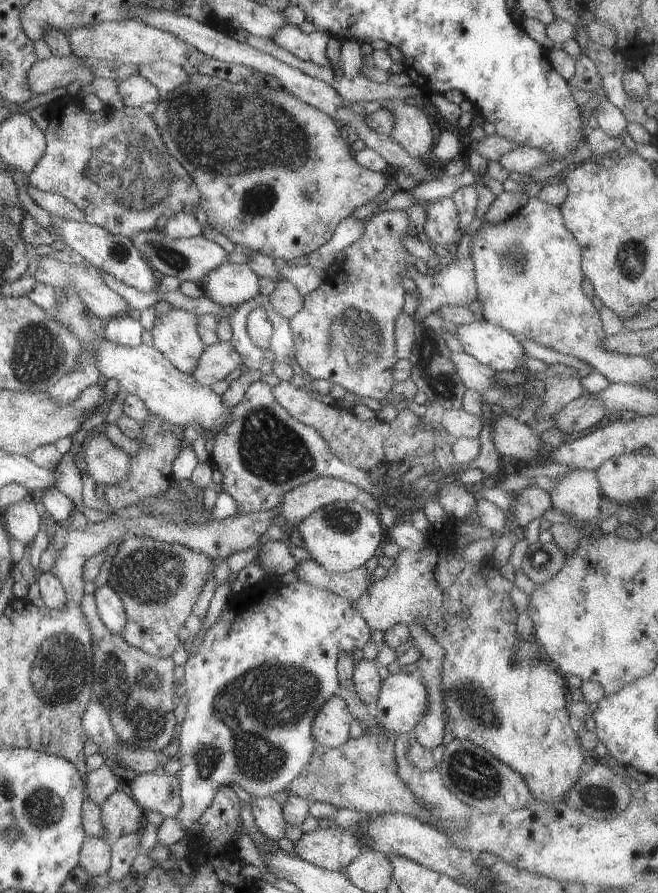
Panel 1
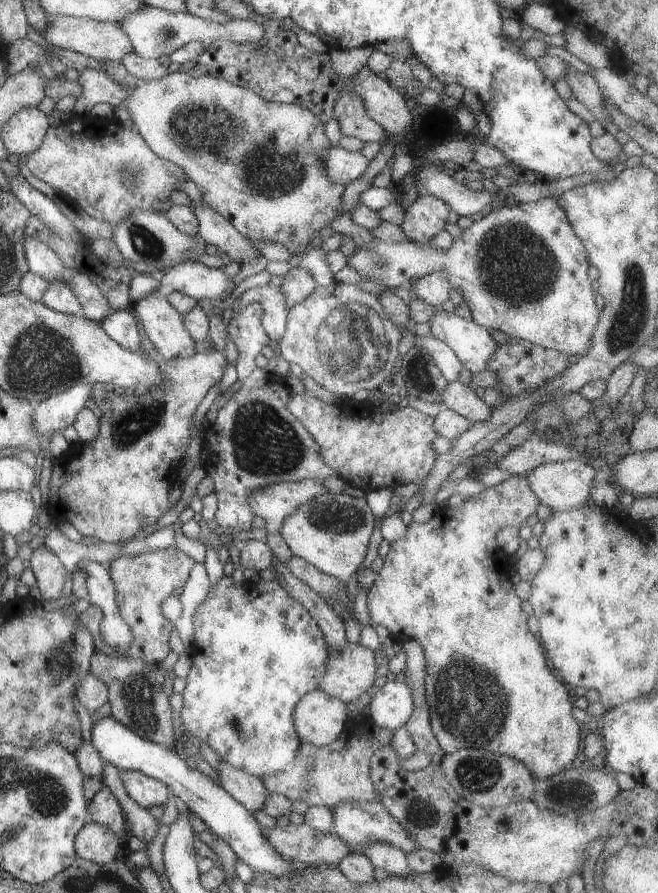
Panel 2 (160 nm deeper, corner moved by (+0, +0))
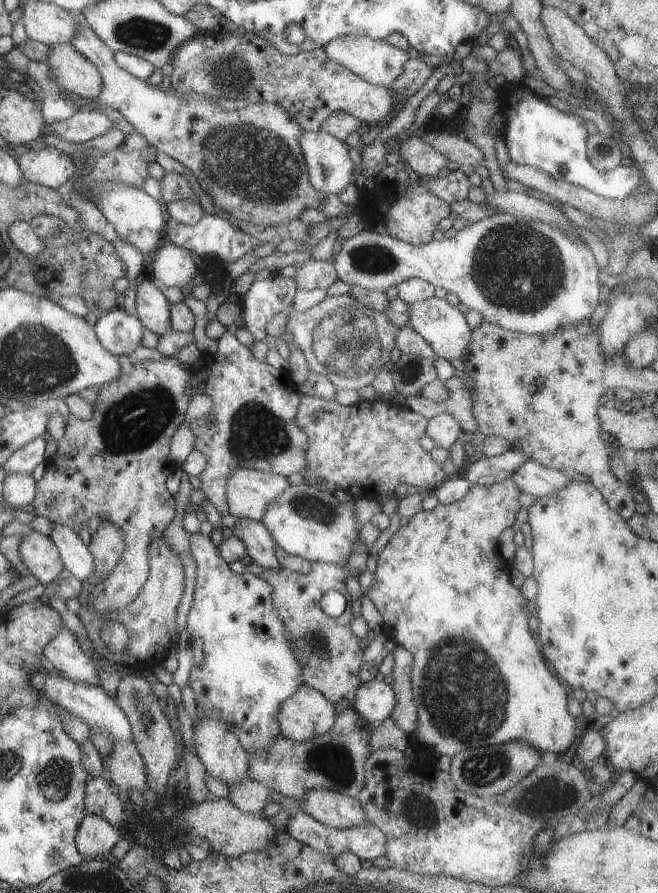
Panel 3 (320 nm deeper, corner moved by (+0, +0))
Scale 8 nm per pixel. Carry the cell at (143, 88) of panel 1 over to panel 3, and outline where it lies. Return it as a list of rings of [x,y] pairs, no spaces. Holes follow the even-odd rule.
[[[49,46],[45,61],[49,64],[50,77],[59,89],[85,99],[95,100],[99,96],[102,81],[97,68],[71,46]]]

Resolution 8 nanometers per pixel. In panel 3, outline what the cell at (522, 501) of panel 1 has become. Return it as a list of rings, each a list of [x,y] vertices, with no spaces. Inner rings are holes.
[[[505,478],[488,486],[472,485],[461,500],[457,500],[453,504],[438,503],[429,511],[421,510],[411,516],[407,524],[403,524],[395,530],[395,534],[378,554],[377,567],[366,595],[383,619],[383,630],[391,630],[389,638],[393,638],[395,645],[409,650],[413,656],[411,694],[417,704],[417,724],[415,724],[415,730],[409,734],[409,739],[413,740],[415,746],[431,748],[435,755],[447,755],[451,758],[464,749],[497,746],[497,744],[505,744],[505,742],[513,742],[513,740],[527,742],[540,755],[546,752],[560,755],[570,748],[574,740],[575,722],[567,712],[566,700],[568,697],[565,688],[559,684],[557,678],[551,676],[551,672],[547,670],[547,666],[543,662],[543,656],[535,644],[536,640],[533,640],[527,626],[529,614],[526,610],[526,600],[520,590],[511,584],[508,576],[511,563],[499,554],[499,546],[497,546],[499,534],[516,521],[515,514],[521,508],[518,504],[518,496],[522,493],[511,478]]]

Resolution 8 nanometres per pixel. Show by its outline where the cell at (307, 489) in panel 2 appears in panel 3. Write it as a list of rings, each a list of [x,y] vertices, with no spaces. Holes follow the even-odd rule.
[[[235,470],[227,476],[225,498],[228,514],[261,522],[263,512],[291,486],[287,478],[257,470]]]

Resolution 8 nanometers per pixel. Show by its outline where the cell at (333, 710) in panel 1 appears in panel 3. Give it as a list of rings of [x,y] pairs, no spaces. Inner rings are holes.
[[[301,685],[277,708],[279,733],[293,742],[307,742],[325,734],[335,720],[333,703],[323,694]]]

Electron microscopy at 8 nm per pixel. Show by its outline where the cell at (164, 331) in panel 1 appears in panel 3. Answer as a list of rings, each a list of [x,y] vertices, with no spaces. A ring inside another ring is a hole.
[[[147,279],[136,285],[135,312],[143,327],[157,338],[172,330],[169,326],[168,301],[161,290]]]

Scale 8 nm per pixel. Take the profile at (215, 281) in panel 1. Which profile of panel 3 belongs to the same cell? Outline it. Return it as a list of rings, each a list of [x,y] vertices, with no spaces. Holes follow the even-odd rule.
[[[166,240],[151,258],[151,272],[165,287],[177,287],[181,290],[189,285],[193,288],[195,276],[203,273],[203,270],[191,260],[189,251]]]

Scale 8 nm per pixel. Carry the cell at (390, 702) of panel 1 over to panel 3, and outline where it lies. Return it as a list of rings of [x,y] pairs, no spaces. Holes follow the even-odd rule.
[[[381,680],[360,684],[353,694],[354,713],[373,724],[389,718],[397,702],[393,688]]]

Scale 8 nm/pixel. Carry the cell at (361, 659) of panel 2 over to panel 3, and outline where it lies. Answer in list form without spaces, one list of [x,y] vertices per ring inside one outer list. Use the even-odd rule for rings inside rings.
[[[357,539],[343,568],[313,562],[307,574],[283,569],[263,569],[258,577],[273,588],[273,606],[277,610],[279,620],[289,630],[289,642],[293,642],[291,652],[297,656],[297,662],[301,662],[301,682],[323,694],[331,703],[341,698],[347,699],[360,685],[359,670],[363,664],[363,650],[358,646],[359,638],[356,638],[349,628],[352,600],[345,590],[343,580],[347,578],[347,574],[359,577],[366,570],[367,555],[367,550]],[[327,590],[336,590],[345,598],[345,610],[337,618],[330,618],[321,611],[319,600]]]

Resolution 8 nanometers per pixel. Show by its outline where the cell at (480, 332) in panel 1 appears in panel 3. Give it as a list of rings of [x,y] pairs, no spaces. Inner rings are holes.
[[[431,297],[427,300],[421,300],[421,302],[409,304],[407,314],[409,314],[409,318],[407,318],[409,320],[408,326],[413,328],[431,346],[431,350],[434,354],[437,354],[437,357],[443,358],[447,362],[461,359],[461,354],[469,346],[471,336],[465,315],[461,314],[456,307],[450,306],[445,298]]]

